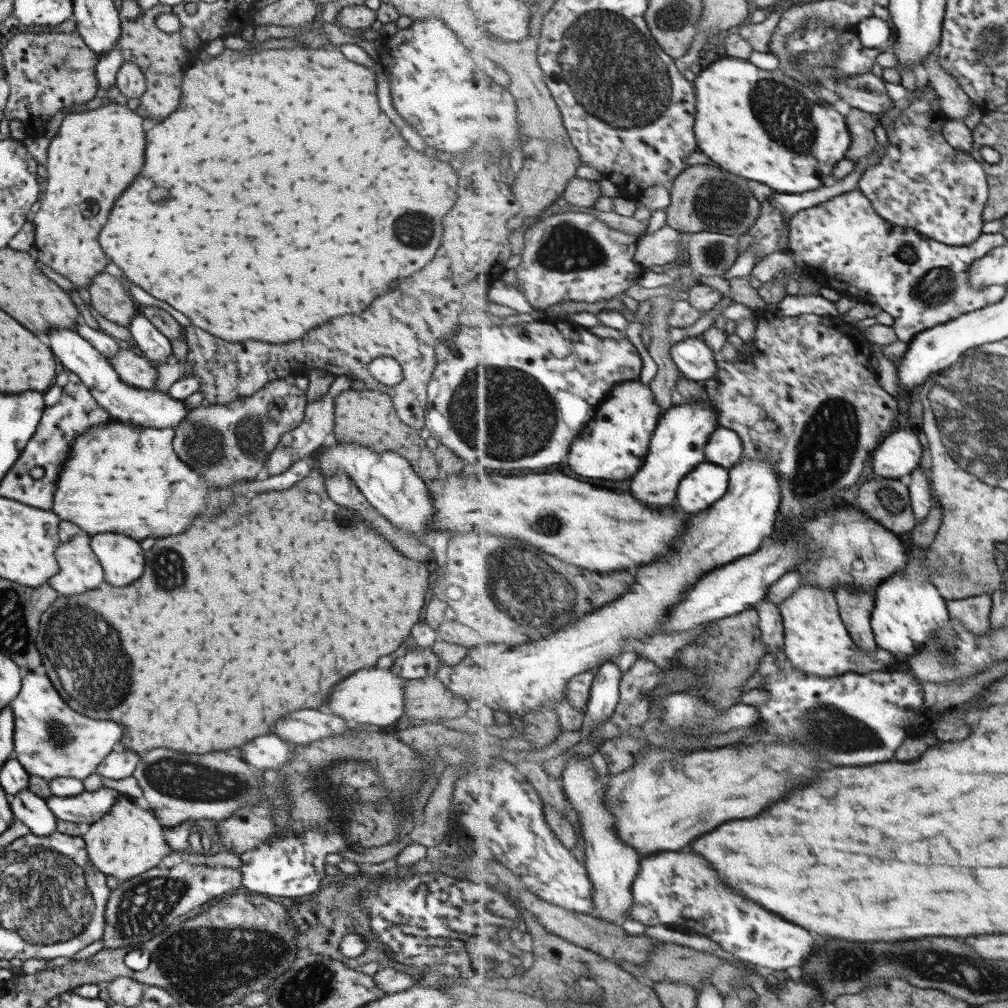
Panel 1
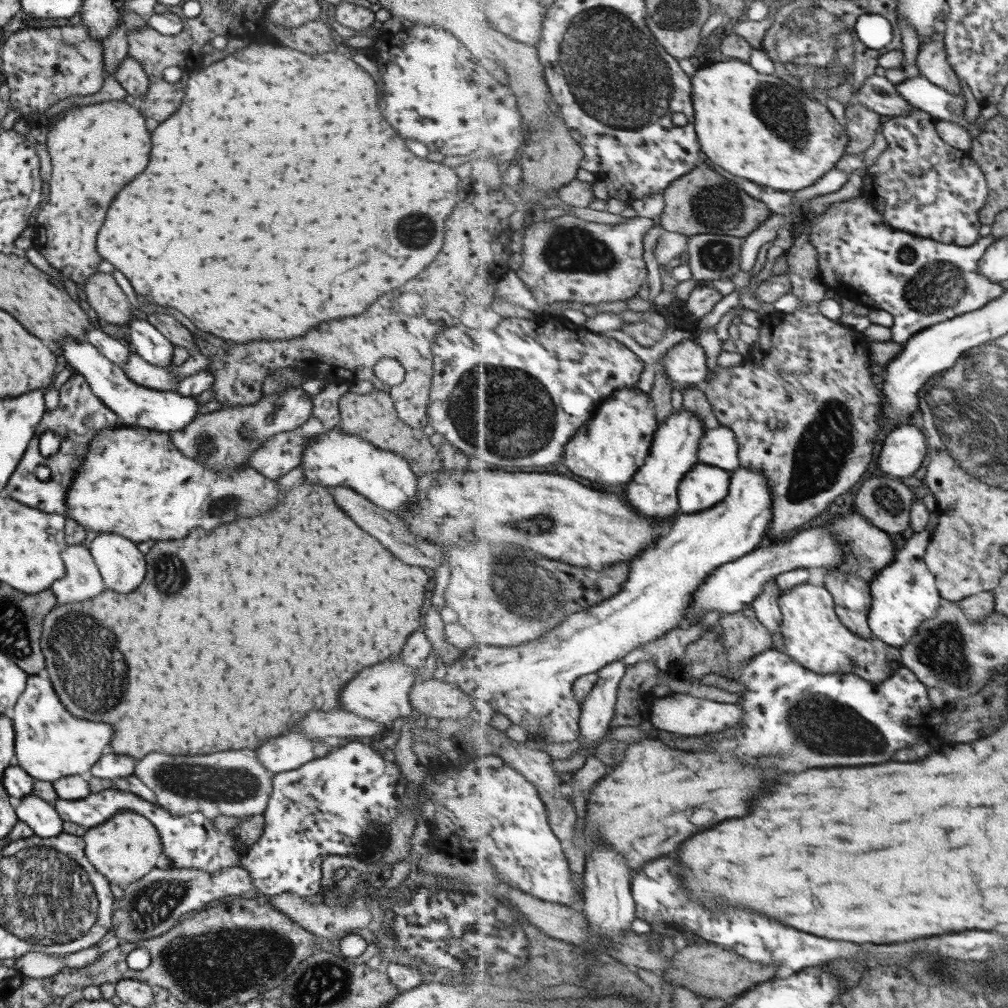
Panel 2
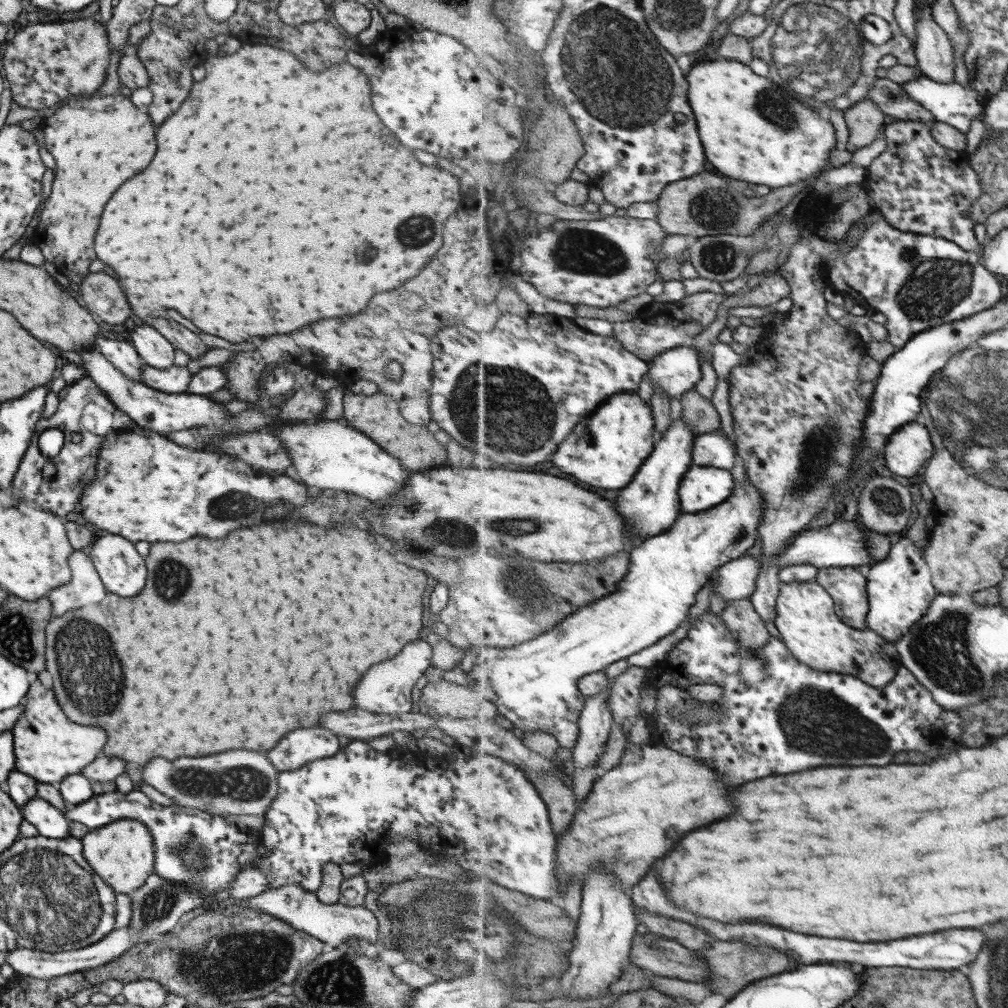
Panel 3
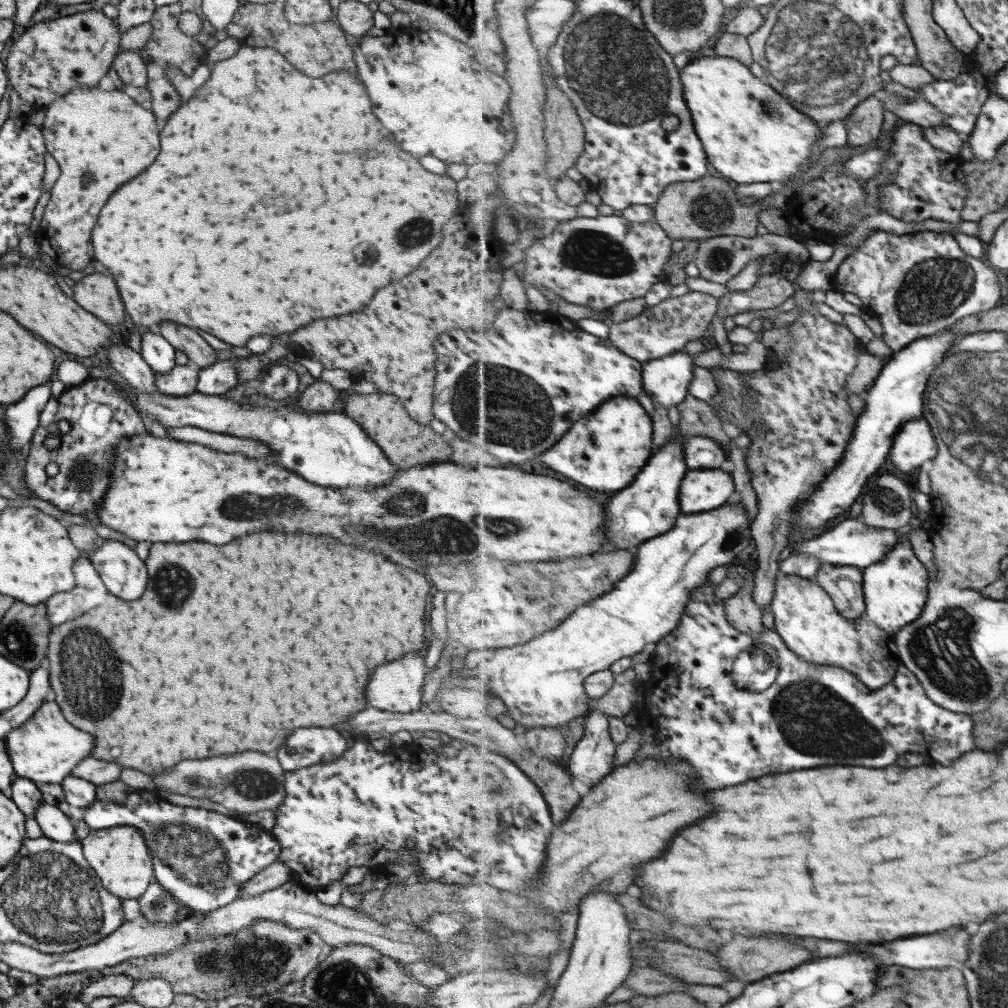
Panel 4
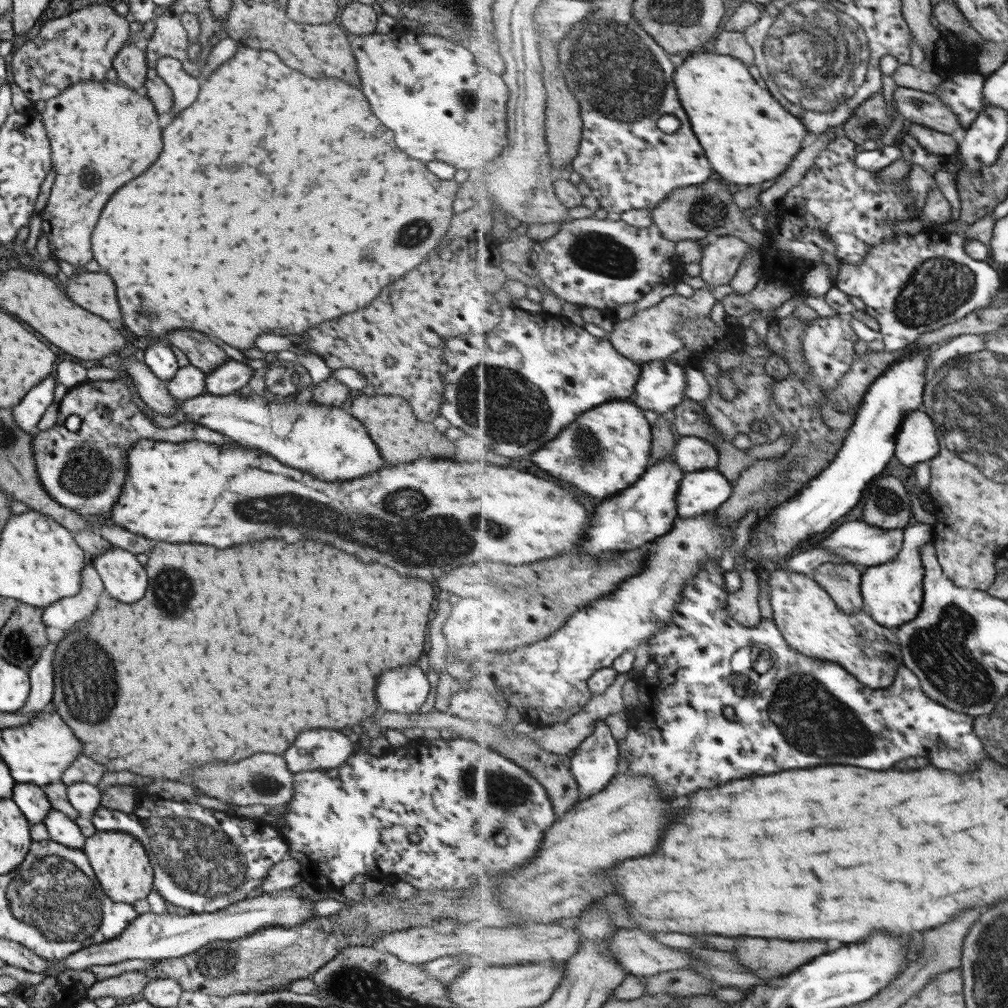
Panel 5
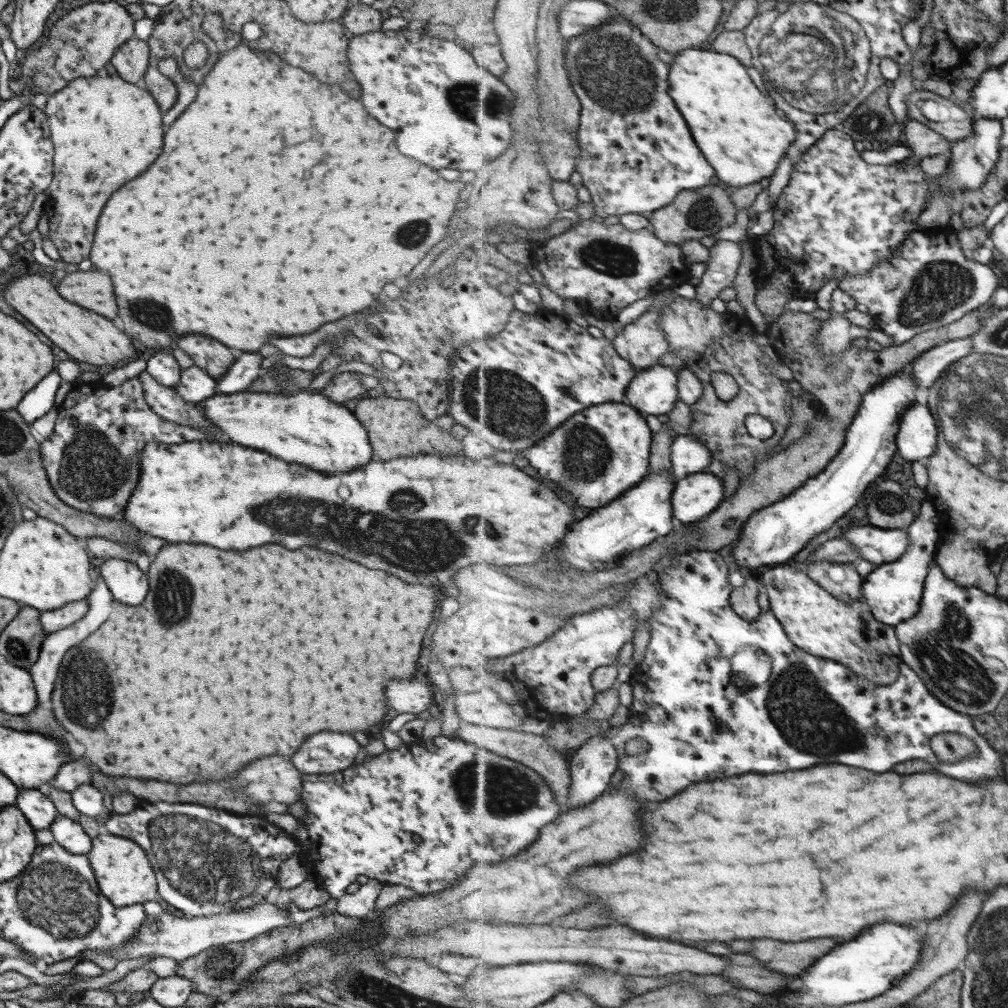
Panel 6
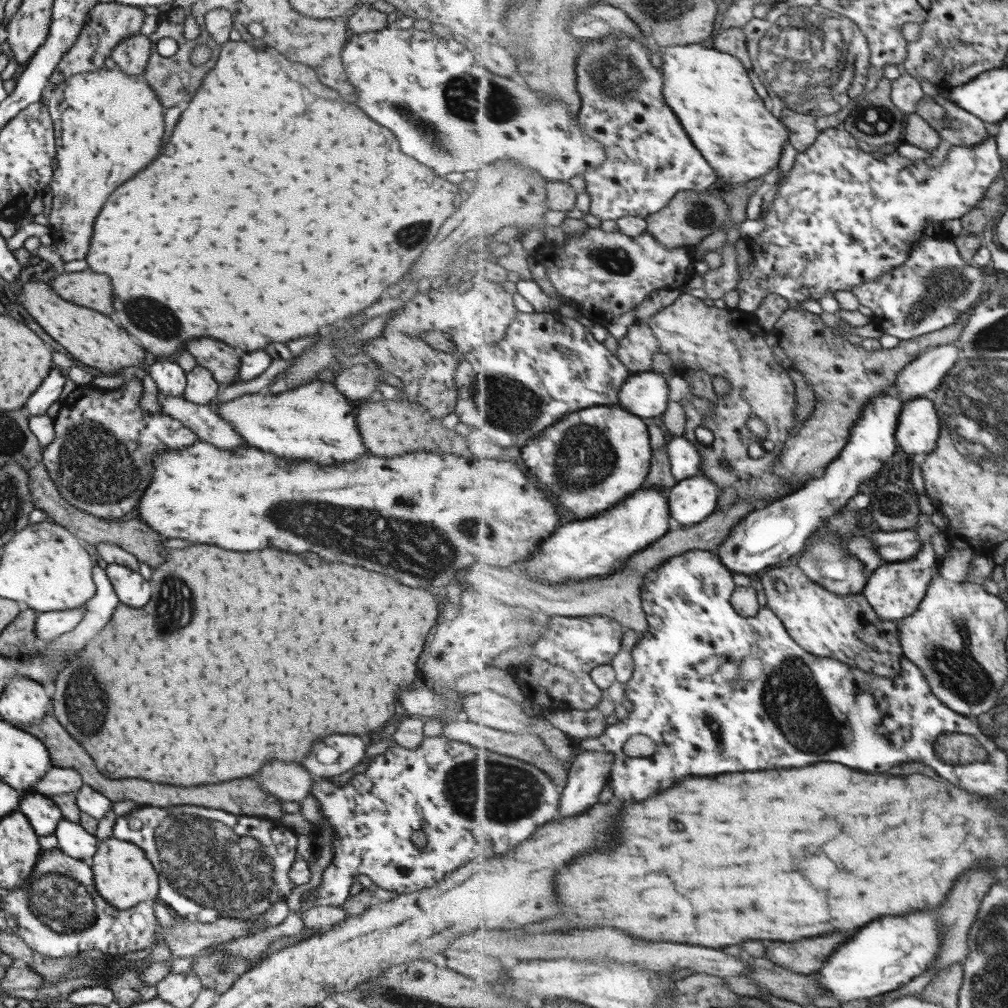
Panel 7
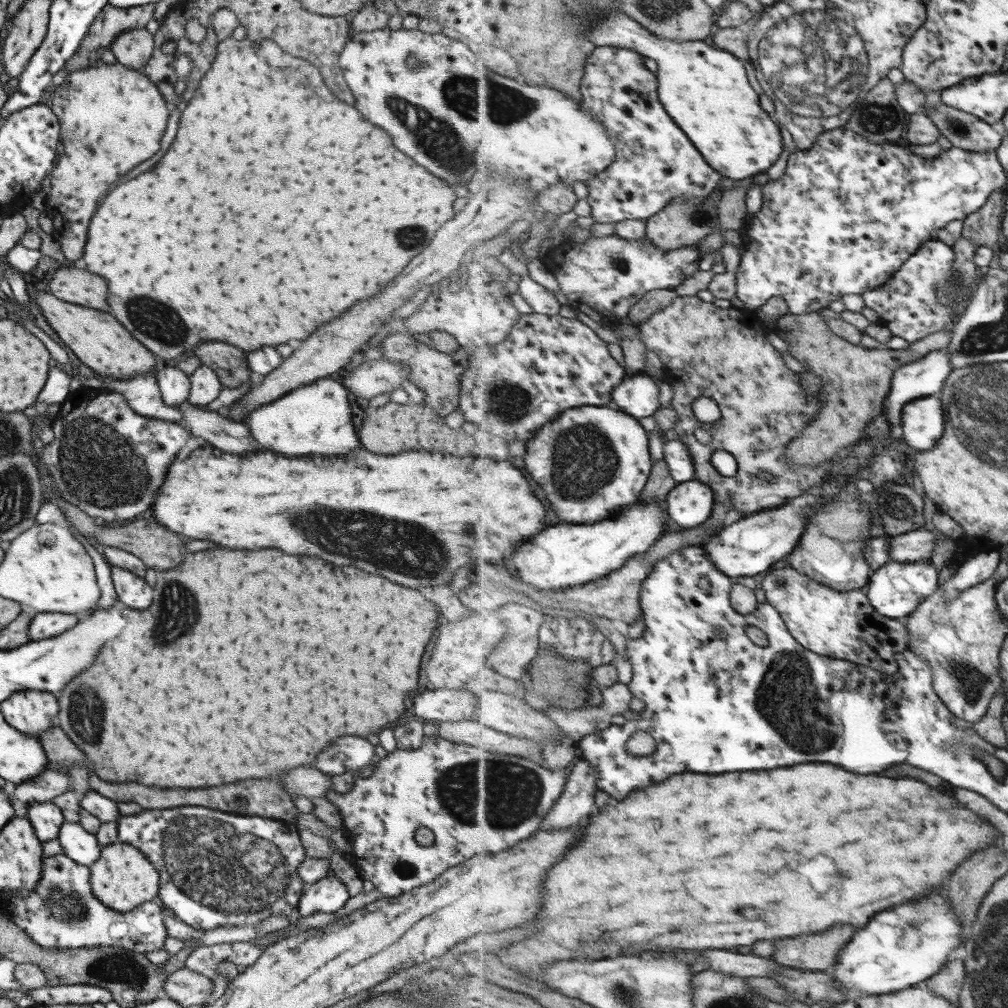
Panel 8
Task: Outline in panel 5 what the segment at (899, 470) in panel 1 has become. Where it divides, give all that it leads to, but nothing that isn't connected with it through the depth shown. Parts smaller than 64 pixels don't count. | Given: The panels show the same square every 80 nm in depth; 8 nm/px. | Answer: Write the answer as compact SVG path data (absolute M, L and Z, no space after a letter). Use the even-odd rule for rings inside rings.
M925 408L909 414L898 437L896 460L909 467L926 460L932 462L943 444L936 430L936 420Z

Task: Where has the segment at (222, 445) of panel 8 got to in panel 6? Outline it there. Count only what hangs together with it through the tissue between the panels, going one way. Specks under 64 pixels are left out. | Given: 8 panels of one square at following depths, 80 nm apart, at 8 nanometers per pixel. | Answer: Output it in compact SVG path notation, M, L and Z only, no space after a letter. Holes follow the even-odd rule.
M146 369L137 377L142 383L145 401L158 416L170 422L205 430L212 441L230 442L224 432L205 418L196 403L184 400L175 389L161 385L146 372Z

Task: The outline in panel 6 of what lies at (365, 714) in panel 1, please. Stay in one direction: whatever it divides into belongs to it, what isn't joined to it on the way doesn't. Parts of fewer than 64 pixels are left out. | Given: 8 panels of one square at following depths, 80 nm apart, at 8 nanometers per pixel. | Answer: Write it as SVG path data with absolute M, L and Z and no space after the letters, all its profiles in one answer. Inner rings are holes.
M418 672L418 678L408 680L390 680L386 684L386 700L388 706L398 713L410 712L420 714L424 710L436 710L437 700L428 688L429 681L425 674Z

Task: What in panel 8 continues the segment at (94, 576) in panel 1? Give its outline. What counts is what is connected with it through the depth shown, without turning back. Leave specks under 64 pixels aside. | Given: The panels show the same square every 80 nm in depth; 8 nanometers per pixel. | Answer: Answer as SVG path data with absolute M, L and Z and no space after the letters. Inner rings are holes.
M56 611L37 612L28 627L28 637L31 641L56 637L74 628L80 617L80 614L64 614Z

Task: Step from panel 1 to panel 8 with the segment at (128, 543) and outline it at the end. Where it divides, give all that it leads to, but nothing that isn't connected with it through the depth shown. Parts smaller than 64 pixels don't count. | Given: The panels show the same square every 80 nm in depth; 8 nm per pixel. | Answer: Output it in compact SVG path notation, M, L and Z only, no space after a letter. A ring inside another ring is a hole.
M111 568L112 581L118 599L126 607L146 610L152 604L153 588L147 582L122 568Z

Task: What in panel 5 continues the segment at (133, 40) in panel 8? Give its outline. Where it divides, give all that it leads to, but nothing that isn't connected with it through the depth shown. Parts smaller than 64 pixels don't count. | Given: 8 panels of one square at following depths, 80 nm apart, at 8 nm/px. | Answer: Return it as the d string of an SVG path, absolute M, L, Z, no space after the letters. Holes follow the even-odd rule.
M130 42L124 45L115 55L113 68L117 79L126 86L136 90L143 86L147 76L145 51Z

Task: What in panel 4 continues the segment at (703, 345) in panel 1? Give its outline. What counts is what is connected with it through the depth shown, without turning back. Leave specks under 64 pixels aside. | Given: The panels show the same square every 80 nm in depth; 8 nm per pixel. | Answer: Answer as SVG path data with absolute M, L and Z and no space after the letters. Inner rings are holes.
M678 351L662 358L645 363L645 391L648 391L656 404L667 406L679 406L690 394L692 380L696 376L695 357L688 352Z

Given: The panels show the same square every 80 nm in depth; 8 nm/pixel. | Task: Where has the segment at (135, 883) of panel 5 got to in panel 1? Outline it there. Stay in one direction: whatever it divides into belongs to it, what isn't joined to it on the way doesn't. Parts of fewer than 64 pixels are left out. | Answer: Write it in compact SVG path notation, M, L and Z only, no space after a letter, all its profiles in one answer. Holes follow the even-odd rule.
M126 794L120 795L110 810L102 818L89 825L86 830L81 838L84 840L92 864L106 876L115 876L120 882L135 878L156 867L160 860L170 852L169 844L164 840L163 826L158 819L150 812L149 808L143 808L139 800Z

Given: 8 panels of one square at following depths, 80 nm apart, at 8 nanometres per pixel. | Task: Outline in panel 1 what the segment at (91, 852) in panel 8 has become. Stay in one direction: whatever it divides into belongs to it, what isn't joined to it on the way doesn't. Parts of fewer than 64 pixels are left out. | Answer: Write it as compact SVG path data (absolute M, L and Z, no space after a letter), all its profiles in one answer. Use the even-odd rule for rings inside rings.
M29 788L8 797L13 817L26 824L31 834L48 836L57 831L56 821L58 819L49 810L45 800L36 796Z

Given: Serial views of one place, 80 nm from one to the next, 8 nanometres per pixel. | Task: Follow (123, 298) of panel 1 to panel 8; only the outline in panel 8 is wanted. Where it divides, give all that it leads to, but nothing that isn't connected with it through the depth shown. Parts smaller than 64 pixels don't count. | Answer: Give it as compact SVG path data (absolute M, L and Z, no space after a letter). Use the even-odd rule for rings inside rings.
M62 266L50 279L50 293L75 305L110 312L110 306L106 302L108 298L106 280L86 270Z

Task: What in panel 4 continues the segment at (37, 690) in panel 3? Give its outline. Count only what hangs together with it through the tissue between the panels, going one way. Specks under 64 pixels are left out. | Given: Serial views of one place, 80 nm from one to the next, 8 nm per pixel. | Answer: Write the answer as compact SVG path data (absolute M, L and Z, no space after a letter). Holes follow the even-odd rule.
M55 701L44 702L28 720L2 739L7 742L7 751L17 776L29 778L37 785L61 783L79 762L91 756L95 747L94 736L72 726Z

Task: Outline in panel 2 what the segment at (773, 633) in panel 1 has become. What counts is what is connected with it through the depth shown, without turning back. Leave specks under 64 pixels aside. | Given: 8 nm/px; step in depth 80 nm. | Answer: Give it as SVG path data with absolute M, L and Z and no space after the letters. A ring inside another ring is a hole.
M778 580L772 581L772 583L766 584L766 591L762 597L758 597L752 605L772 634L782 633L782 622L784 622L784 613L780 604L782 595L782 588L779 586Z

